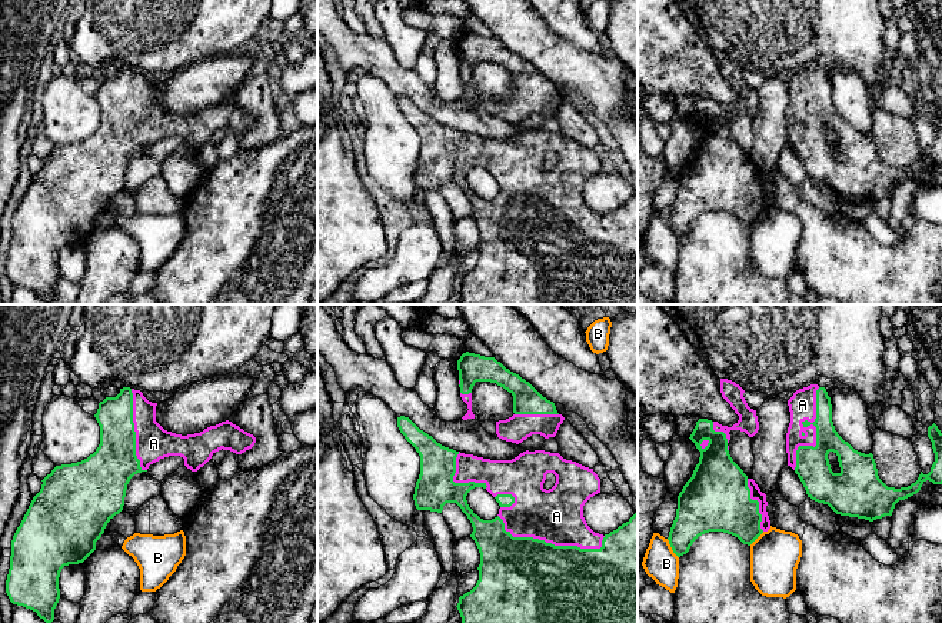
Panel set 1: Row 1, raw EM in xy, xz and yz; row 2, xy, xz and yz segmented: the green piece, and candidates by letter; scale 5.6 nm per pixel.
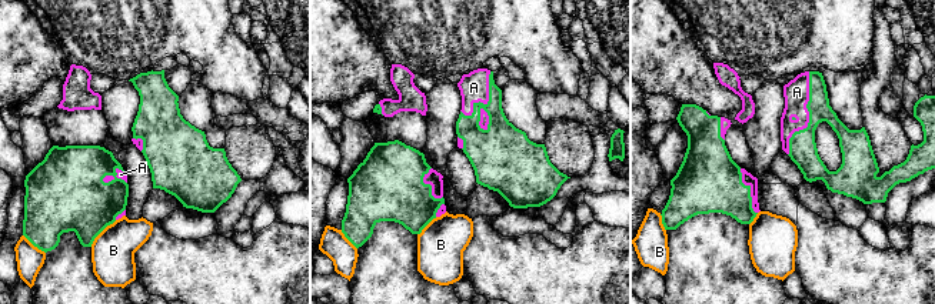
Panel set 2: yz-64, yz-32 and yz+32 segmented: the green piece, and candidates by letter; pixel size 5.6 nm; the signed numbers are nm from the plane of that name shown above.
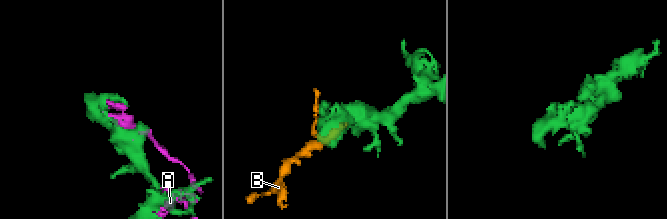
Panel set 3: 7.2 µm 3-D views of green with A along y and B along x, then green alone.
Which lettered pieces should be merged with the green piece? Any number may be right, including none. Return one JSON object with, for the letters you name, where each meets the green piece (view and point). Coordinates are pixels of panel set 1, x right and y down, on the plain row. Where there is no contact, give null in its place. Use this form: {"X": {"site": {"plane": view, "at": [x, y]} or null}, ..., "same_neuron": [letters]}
{"A": {"site": {"plane": "xz", "at": [551, 223]}}, "same_neuron": ["A"]}

